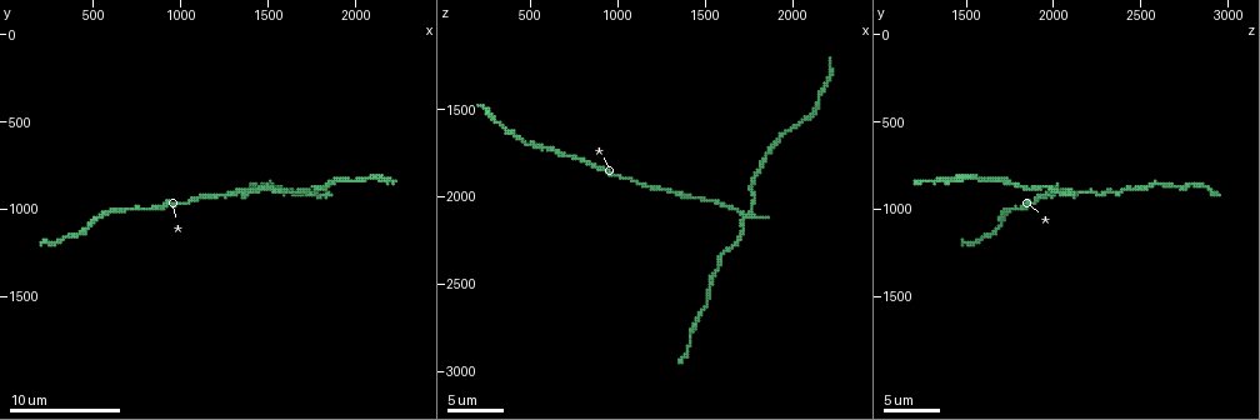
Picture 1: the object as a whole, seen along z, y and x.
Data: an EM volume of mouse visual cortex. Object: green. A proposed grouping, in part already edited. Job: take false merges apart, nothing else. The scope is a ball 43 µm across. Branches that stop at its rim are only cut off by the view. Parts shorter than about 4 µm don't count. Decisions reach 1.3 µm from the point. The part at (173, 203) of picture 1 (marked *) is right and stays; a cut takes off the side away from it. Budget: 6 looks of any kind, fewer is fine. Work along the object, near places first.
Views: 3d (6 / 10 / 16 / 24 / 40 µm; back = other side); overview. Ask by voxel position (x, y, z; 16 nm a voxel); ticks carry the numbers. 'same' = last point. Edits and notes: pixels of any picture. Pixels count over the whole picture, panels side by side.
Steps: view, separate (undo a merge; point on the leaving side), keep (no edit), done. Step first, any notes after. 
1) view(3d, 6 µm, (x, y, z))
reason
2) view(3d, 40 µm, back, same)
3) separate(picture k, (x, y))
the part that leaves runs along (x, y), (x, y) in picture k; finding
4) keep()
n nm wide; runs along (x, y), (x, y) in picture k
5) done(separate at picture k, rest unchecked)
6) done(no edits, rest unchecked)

view(3d, 10 µm, (1720, 900, 2120))
four or more arms meet

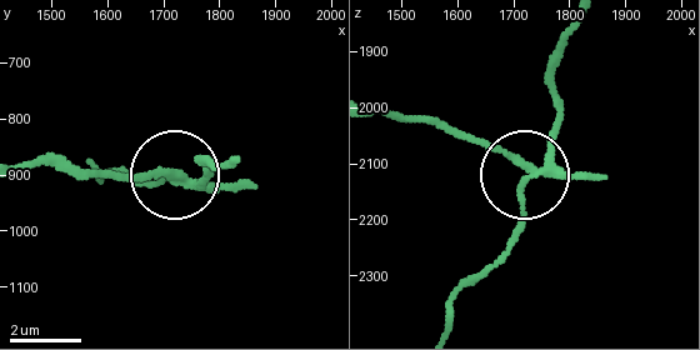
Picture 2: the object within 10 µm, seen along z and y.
separate(picture 2, (558, 123))
200 nm wide; the part that leaves runs along (551, 171), (560, 111), (551, 58), (569, 23) in picture 2; a second neuron is stuck on

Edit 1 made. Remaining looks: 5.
view(overview)

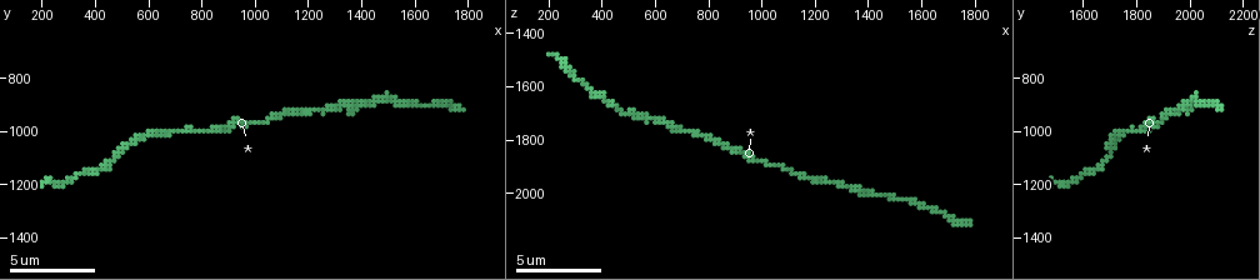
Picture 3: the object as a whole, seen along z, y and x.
view(3d, 6 µm, (1440, 900, 2010))
calibre changes

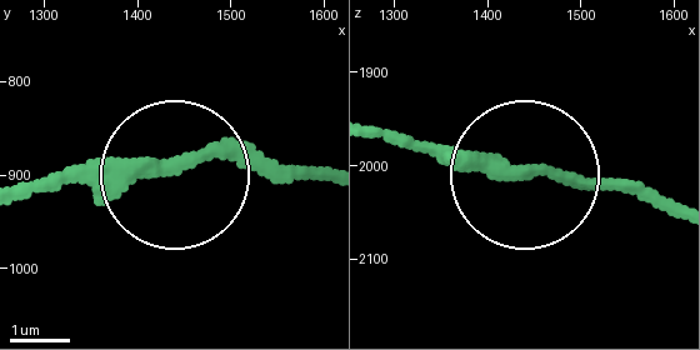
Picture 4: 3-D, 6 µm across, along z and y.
keep()
runs along (33, 193), (211, 164), (326, 164) in picture 4; continuous, no second neuron

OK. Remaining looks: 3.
view(3d, 16 µm, (860, 990, 1830))
sudden change in width

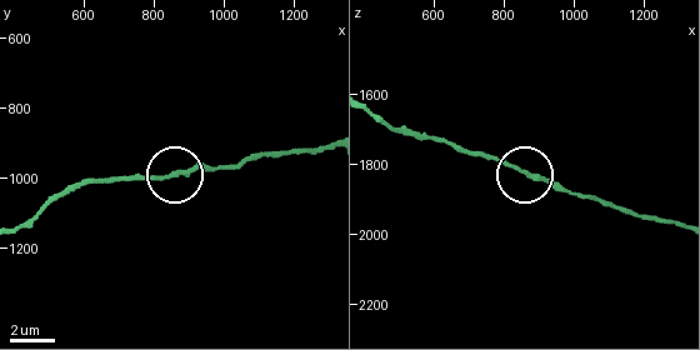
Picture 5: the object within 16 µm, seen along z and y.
keep()
runs along (205, 166), (161, 178), (108, 178) in picture 5; all the same neuron

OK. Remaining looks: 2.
done(separate at picture 2, rest unchecked)

